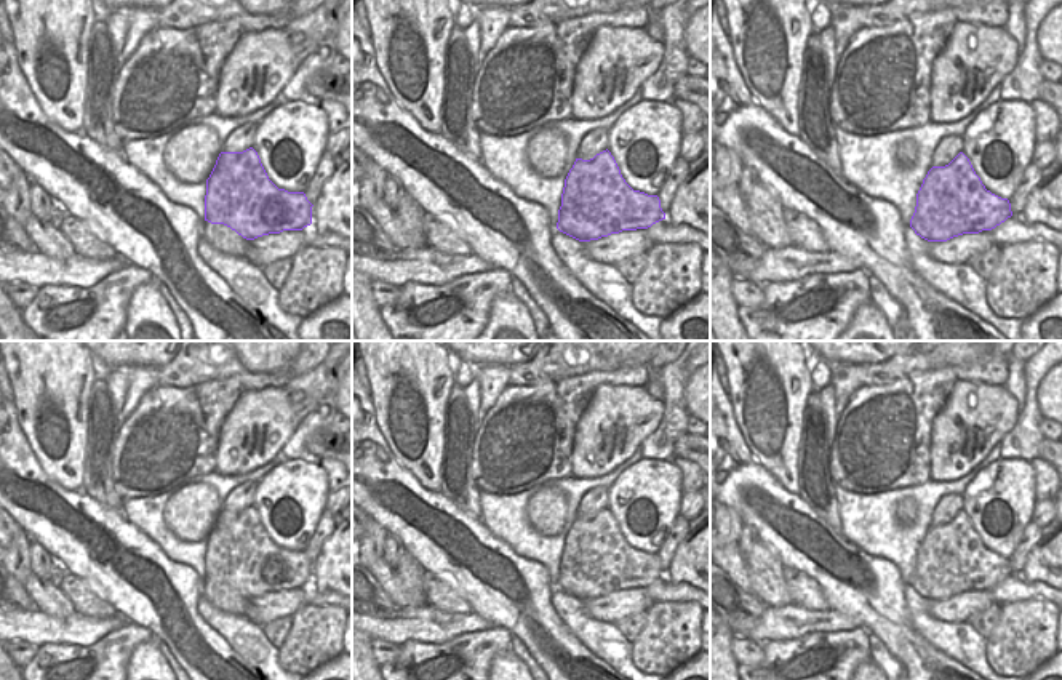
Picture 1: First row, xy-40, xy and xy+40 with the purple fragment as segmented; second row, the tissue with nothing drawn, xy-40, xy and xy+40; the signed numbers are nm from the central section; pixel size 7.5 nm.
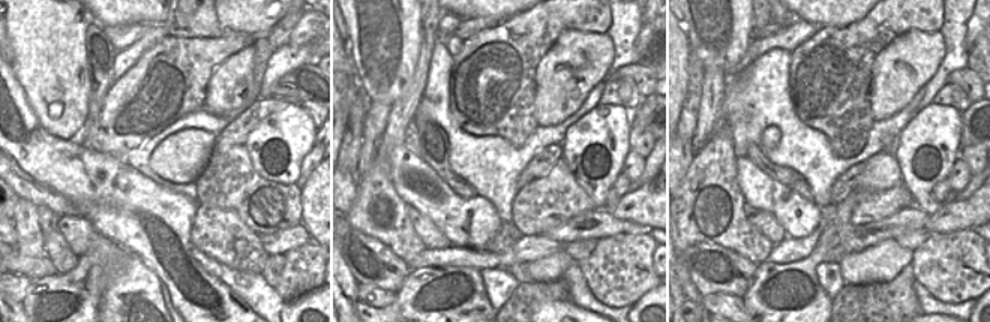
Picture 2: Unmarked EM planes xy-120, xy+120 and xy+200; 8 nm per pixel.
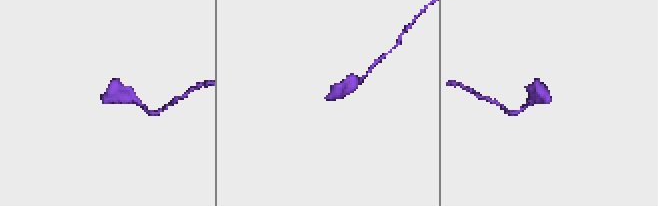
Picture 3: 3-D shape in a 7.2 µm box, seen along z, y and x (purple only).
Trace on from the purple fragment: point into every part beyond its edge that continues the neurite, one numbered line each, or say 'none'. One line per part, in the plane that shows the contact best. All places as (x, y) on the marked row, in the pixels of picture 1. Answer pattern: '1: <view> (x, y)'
none

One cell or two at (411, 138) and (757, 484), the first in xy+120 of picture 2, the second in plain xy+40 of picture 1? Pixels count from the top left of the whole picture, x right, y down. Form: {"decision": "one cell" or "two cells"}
{"decision": "two cells"}

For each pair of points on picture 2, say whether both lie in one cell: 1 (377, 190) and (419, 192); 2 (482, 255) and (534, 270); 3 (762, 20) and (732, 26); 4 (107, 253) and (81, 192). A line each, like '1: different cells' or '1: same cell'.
1: different cells
2: different cells
3: different cells
4: different cells

